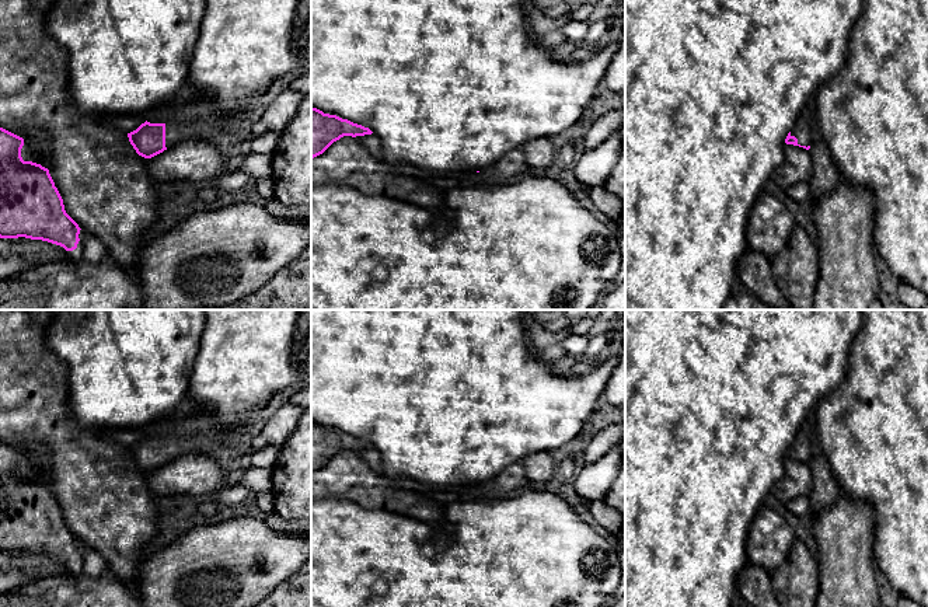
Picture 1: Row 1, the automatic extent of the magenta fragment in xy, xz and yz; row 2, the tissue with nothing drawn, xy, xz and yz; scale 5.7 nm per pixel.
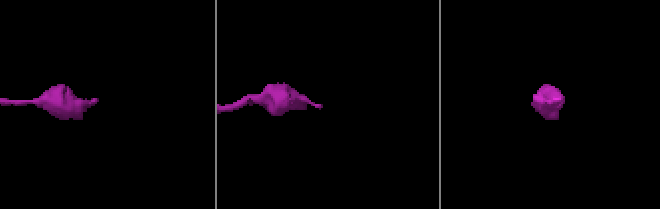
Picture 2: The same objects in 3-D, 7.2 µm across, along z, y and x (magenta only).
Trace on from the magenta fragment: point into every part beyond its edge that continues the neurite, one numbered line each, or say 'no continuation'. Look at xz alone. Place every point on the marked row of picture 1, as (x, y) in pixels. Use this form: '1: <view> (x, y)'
no continuation

